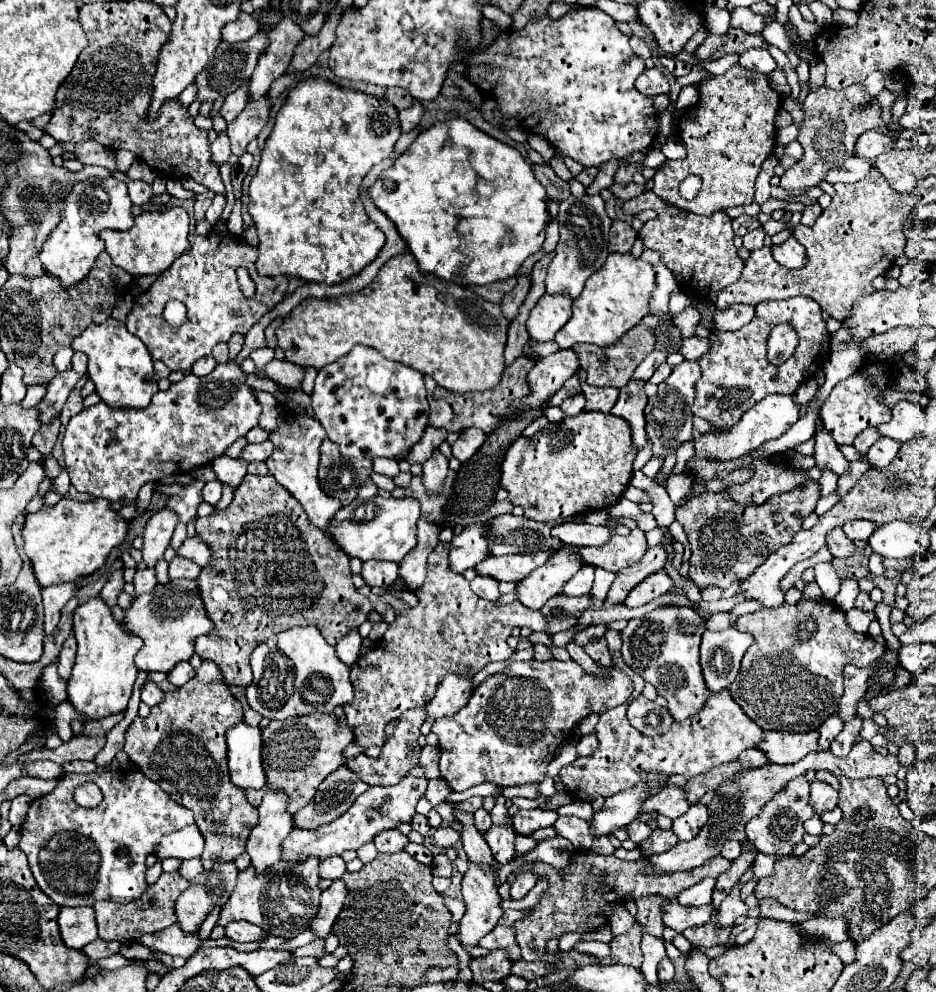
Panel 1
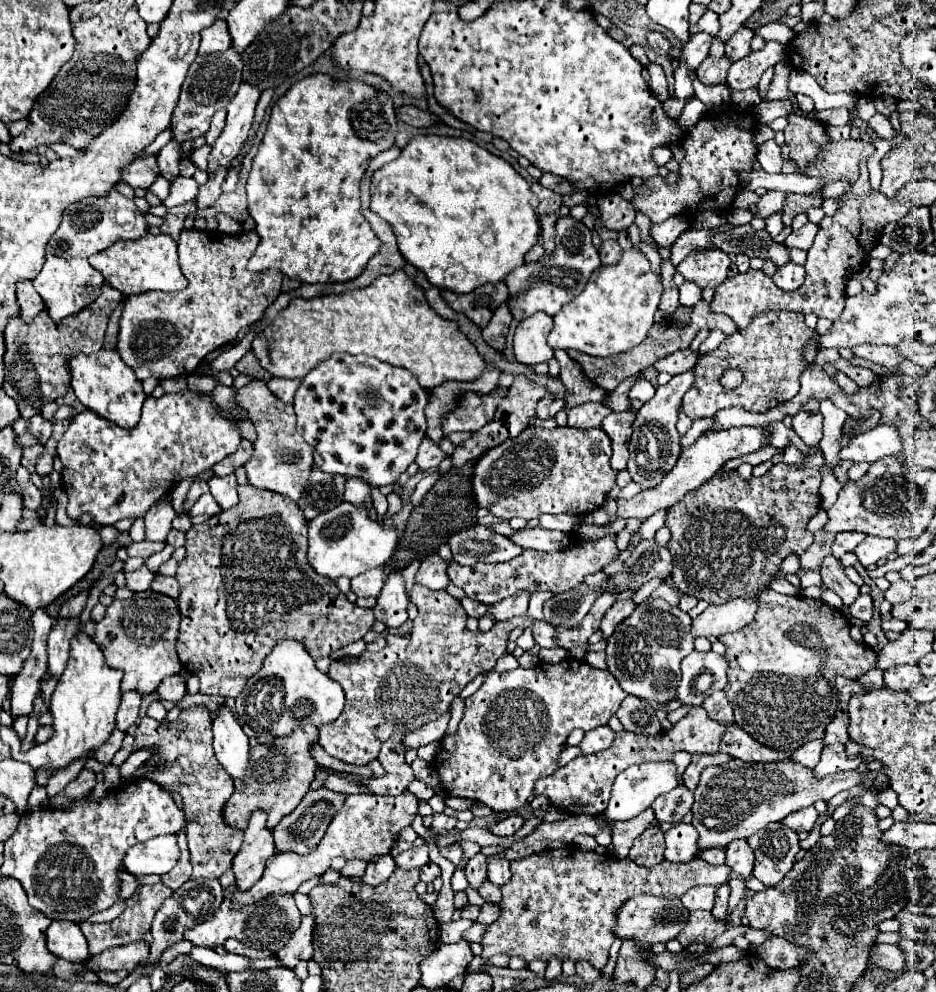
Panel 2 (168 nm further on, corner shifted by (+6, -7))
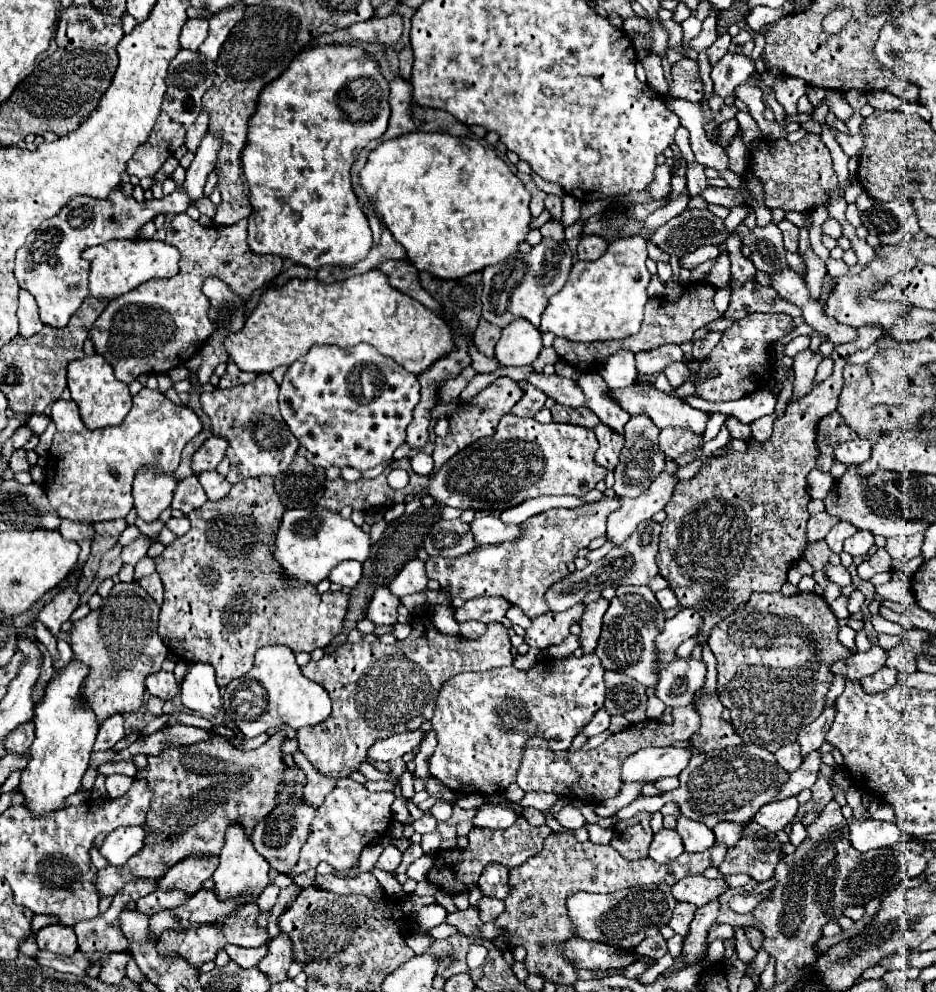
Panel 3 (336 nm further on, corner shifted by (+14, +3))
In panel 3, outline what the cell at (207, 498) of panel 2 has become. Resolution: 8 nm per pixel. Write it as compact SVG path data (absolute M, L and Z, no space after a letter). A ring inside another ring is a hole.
M192 475L178 483L178 489L176 489L174 501L172 501L172 509L178 509L184 515L188 515L190 511L202 507L206 501L208 501L208 497L206 497L206 493L202 493L202 485Z

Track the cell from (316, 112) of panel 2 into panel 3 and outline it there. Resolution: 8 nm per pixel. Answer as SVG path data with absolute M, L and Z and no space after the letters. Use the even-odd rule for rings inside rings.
M348 43L302 49L286 73L262 89L242 151L242 171L252 203L248 245L254 253L288 257L310 269L322 265L354 265L368 255L372 249L372 231L350 187L350 167L368 141L384 135L390 119L388 93L390 85L382 77L376 61L362 47Z

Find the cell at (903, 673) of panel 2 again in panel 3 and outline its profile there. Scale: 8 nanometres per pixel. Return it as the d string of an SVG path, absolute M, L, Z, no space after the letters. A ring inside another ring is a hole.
M878 669L878 673L872 673L870 677L862 679L862 687L866 693L882 693L886 689L890 689L892 685L896 685L896 677L898 673L894 673L894 669Z

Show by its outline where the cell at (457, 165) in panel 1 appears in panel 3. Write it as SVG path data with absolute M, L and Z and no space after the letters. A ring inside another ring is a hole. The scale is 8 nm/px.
M414 131L384 141L368 155L368 161L360 171L360 181L382 213L386 229L406 249L408 259L416 269L434 273L434 277L458 279L482 271L486 265L496 265L498 261L514 257L518 245L530 231L530 193L524 183L492 149L482 147L470 137Z

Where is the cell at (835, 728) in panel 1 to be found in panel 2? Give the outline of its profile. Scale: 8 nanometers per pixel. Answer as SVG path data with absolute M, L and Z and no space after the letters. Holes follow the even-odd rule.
M818 739L818 741L810 741L810 745L802 745L800 749L796 749L794 753L792 753L792 759L794 761L800 761L802 765L808 765L808 767L816 767L816 763L820 761L820 753L822 753L822 749L824 749L824 743L822 743L822 739Z

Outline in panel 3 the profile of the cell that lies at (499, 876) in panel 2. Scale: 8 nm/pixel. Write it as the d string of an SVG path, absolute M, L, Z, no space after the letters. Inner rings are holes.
M486 865L478 879L480 891L484 897L496 897L506 899L510 885L508 885L508 869L502 865Z

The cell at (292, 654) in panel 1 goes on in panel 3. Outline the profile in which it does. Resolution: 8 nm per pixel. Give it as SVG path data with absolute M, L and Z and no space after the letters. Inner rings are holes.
M284 645L262 647L256 653L254 667L242 679L234 679L222 693L224 709L236 723L238 731L250 739L268 729L288 725L294 731L306 725L318 725L330 715L330 697L326 689L302 677L294 653Z

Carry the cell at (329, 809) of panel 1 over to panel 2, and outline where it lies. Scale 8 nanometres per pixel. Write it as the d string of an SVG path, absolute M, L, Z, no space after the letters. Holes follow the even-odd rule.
M320 787L320 789L310 789L302 803L286 817L282 819L274 829L272 829L272 835L274 835L274 843L276 843L276 851L294 851L294 853L300 853L304 855L306 853L306 847L308 851L314 849L318 845L318 841L322 839L322 835L326 833L330 821L334 819L336 811L342 809L346 801L346 795L344 793L338 793L338 791L330 791L328 787Z

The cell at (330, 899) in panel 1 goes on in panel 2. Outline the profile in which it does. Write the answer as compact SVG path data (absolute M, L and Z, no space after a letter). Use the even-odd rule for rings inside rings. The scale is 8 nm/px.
M314 915L302 917L300 927L294 931L294 935L292 935L292 939L286 943L286 947L282 947L280 951L276 951L276 955L280 957L280 961L282 961L284 967L294 969L294 967L298 965L298 961L302 961L302 959L312 959L312 955L314 955L314 947L312 947L314 925L316 925Z

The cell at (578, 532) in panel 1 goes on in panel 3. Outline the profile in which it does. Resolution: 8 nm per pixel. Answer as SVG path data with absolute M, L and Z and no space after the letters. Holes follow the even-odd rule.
M480 517L470 523L476 545L496 545L518 537L520 525L506 525L498 517Z

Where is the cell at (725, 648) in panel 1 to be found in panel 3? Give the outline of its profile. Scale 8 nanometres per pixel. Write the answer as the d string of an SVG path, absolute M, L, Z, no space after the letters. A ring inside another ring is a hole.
M678 657L674 663L670 663L670 667L666 667L660 673L656 685L656 697L666 707L690 705L694 691L698 691L704 685L704 677L706 677L706 663L702 659Z

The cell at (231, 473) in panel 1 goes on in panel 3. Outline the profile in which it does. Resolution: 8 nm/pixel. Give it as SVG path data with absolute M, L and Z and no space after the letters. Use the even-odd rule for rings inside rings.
M218 471L200 473L198 479L200 479L200 483L202 483L202 487L204 487L204 491L206 491L206 495L208 495L210 501L218 501L218 499L226 497L226 493L228 493L230 487L232 487Z

